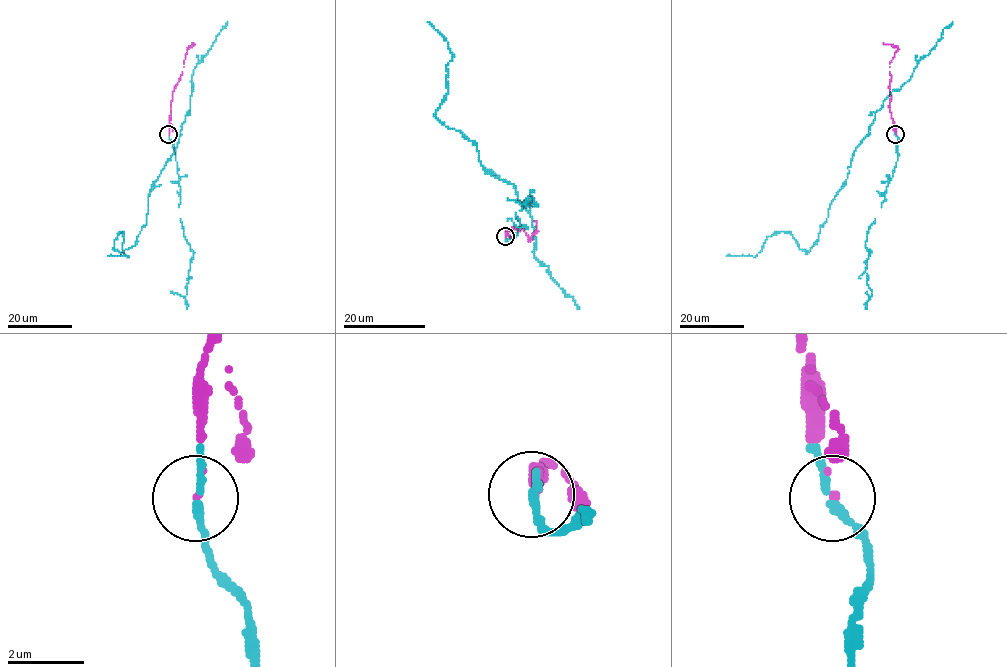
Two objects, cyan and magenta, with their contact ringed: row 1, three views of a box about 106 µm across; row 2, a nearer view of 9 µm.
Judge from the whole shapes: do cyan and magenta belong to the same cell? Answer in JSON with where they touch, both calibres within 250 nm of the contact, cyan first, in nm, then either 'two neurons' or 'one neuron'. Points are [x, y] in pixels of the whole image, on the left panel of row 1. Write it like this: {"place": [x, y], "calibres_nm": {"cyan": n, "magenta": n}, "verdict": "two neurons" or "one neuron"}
{"place": [168, 134], "calibres_nm": {"cyan": 190, "magenta": 140}, "verdict": "one neuron"}

